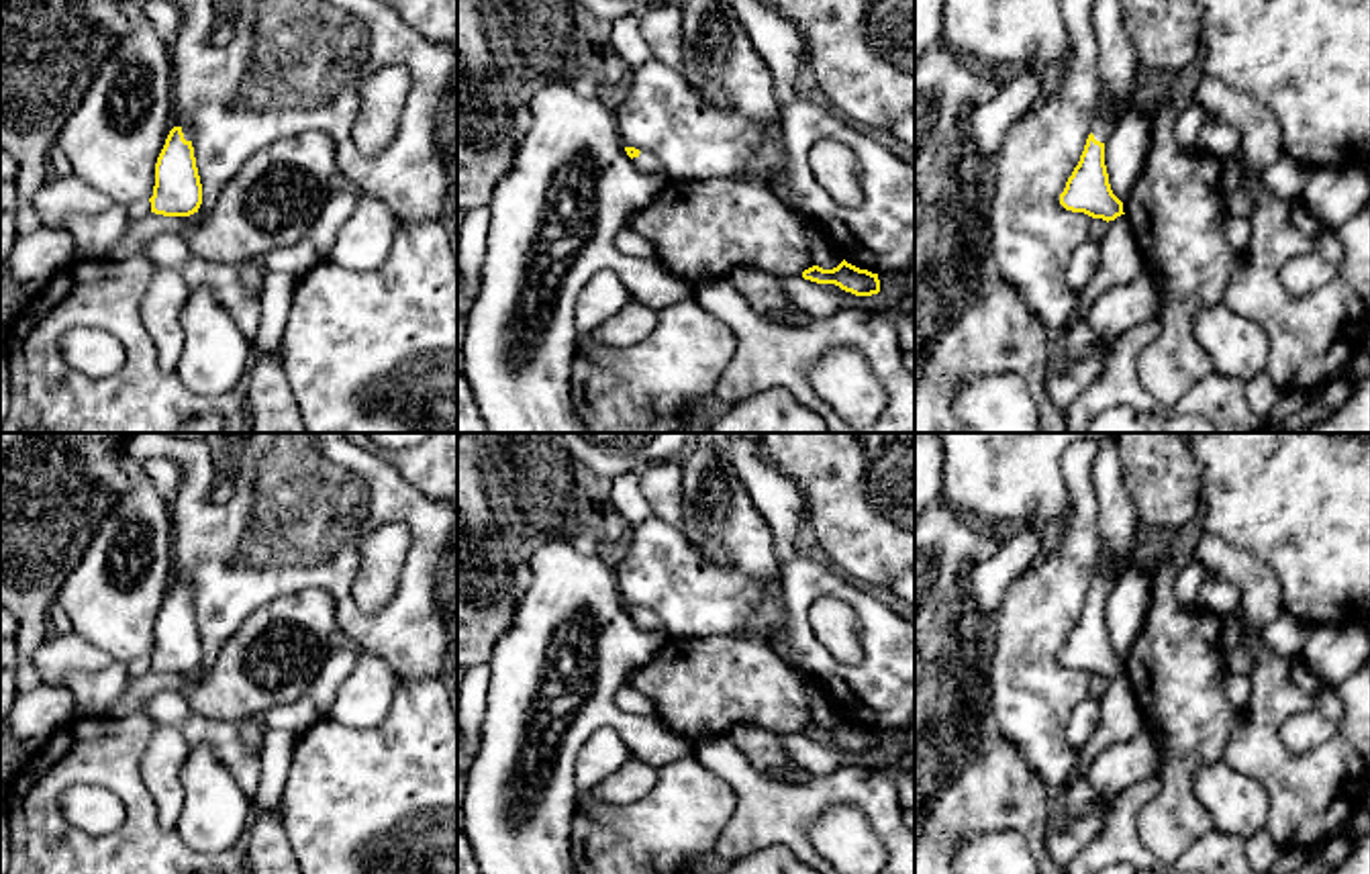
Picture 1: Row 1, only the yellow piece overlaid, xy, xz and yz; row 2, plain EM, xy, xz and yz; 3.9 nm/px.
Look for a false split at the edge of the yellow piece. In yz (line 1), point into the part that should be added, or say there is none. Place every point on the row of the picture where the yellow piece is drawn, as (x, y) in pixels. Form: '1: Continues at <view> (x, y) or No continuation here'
1: Continues at yz (1117, 64)

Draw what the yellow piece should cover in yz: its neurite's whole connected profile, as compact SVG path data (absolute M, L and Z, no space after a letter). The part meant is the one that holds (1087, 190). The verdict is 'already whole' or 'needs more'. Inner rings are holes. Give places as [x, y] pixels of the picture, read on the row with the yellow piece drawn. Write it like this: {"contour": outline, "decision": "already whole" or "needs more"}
{"contour": "M1094 0L1090 20L1098 45L1103 102L1094 114L1080 161L1060 194L1060 204L1066 210L1109 223L1125 212L1123 202L1109 184L1105 141L1123 110L1135 102L1141 67L1123 27L1119 0Z", "decision": "needs more"}

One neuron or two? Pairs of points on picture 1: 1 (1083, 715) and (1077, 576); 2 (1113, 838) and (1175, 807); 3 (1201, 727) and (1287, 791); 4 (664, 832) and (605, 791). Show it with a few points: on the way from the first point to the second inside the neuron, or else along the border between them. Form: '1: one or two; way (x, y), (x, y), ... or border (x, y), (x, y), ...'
1: two; border (1087, 693), (1068, 719), (1066, 740), (1070, 746)
2: two; border (1160, 783), (1138, 813), (1138, 836), (1150, 852)
3: two; border (1238, 711), (1219, 758)
4: two; border (656, 768), (633, 801), (591, 791)

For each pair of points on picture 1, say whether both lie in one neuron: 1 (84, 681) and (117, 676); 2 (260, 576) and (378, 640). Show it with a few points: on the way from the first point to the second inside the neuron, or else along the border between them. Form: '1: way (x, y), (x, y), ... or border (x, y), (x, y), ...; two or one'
1: way (92, 681), (109, 681); one
2: way (290, 576), (323, 576), (344, 597), (348, 609); one

